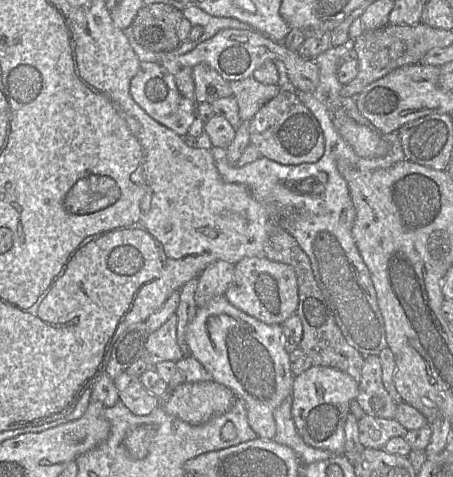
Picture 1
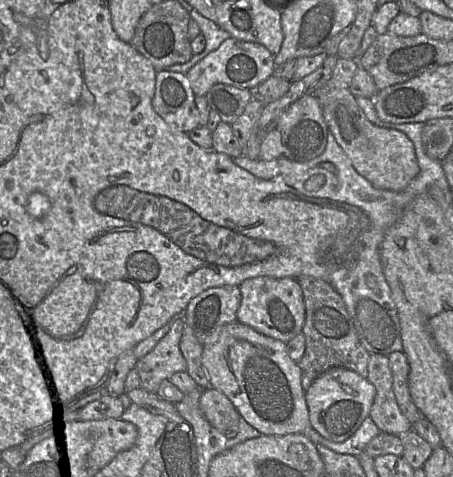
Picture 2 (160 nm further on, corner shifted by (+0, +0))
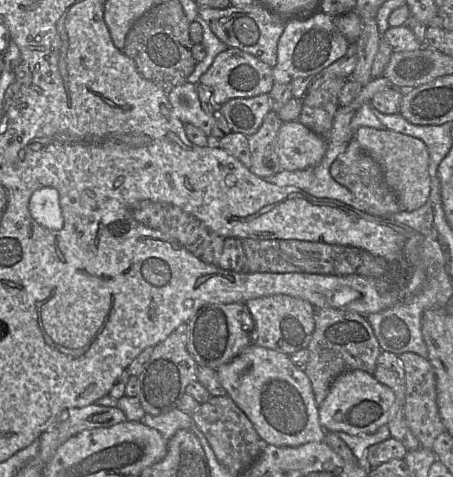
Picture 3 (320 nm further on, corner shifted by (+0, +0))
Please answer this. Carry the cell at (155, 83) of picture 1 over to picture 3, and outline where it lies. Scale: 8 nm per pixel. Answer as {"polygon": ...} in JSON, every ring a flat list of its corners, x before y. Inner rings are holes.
{"polygon":[[186,82,175,86,167,93,167,96,176,116,182,123,191,123,208,137,210,136,215,118,213,114,202,109,196,84]]}

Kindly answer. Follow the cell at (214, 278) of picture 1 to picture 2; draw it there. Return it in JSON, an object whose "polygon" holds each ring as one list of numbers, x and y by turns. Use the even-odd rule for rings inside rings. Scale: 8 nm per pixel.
{"polygon":[[239,286,212,287,192,298,181,316,203,345,222,327,238,321,241,298]]}

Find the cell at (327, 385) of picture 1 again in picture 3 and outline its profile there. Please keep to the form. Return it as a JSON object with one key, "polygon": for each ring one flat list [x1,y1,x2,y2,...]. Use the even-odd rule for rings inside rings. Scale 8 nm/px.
{"polygon":[[362,370,347,371,339,375,331,384,325,400,318,408,319,421,325,431,345,432,349,435,371,434,388,423,390,408,394,402,394,392,388,386,378,382,373,375]]}

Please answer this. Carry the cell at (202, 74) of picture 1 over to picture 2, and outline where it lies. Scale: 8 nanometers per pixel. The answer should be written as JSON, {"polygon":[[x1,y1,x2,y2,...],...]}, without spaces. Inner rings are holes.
{"polygon":[[214,84,205,97,211,110,216,111,223,122,231,125,255,97,255,91,228,84]]}

